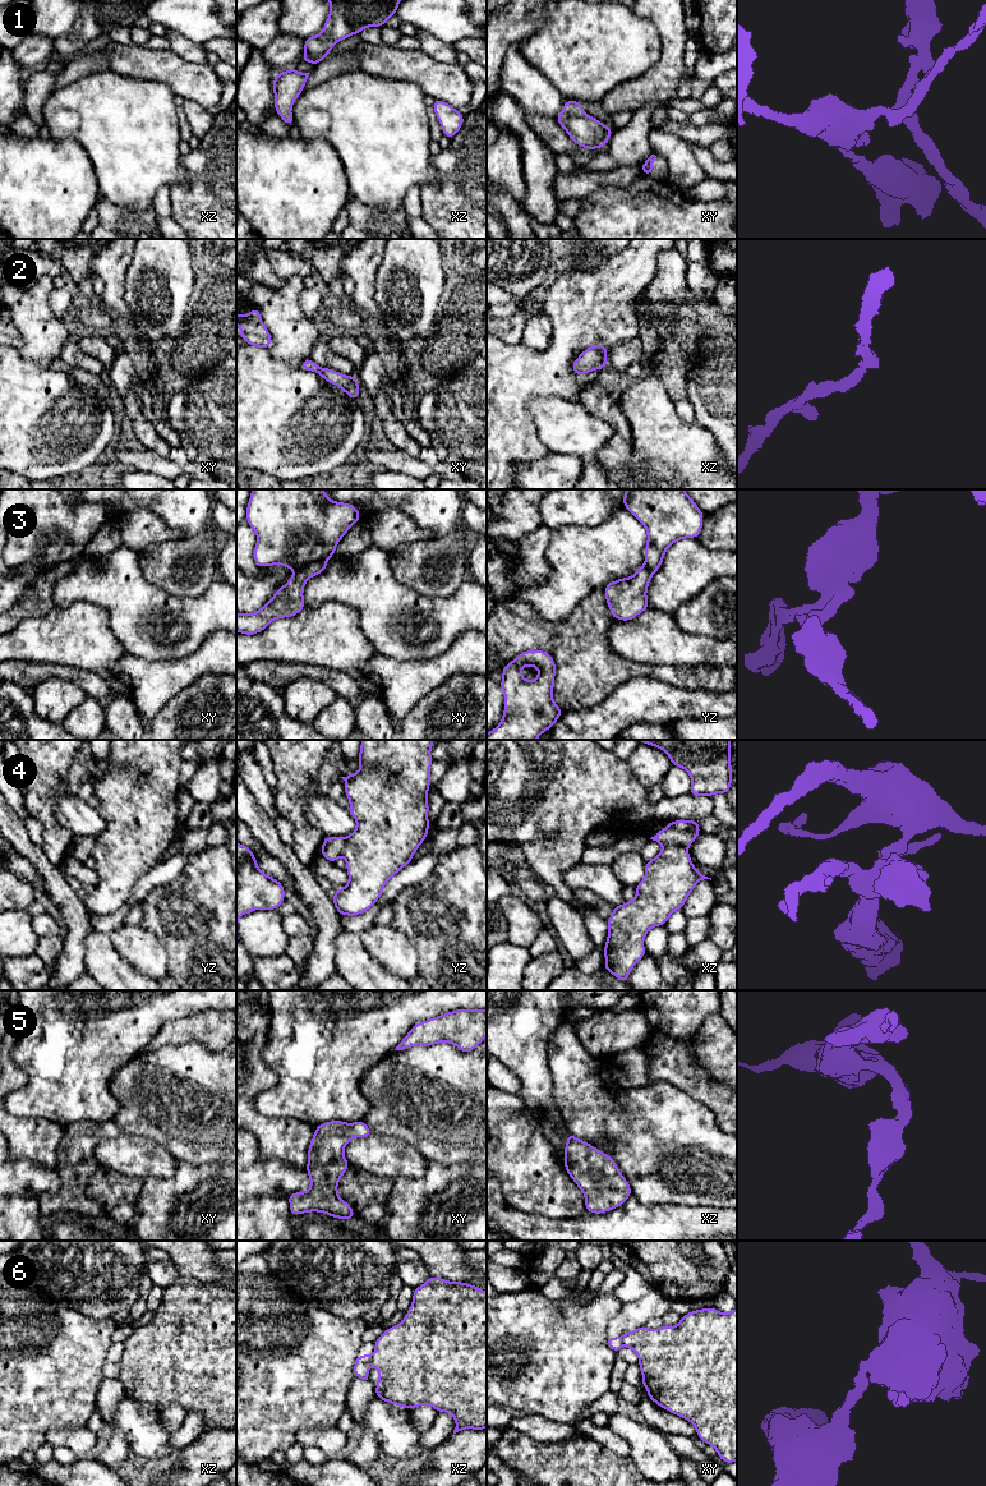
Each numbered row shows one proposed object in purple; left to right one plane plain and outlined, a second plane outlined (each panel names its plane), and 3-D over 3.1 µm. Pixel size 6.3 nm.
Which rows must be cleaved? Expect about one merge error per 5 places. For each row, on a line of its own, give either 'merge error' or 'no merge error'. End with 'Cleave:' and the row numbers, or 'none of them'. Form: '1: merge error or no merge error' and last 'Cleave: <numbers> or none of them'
1: no merge error
2: no merge error
3: merge error
4: merge error
5: no merge error
6: merge error
Cleave: 3, 4, 6

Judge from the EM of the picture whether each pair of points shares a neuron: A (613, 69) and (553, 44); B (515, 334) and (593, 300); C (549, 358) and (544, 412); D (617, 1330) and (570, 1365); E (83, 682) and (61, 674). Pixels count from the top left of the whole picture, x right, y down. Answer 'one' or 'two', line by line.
A: one
B: two
C: two
D: two
E: one

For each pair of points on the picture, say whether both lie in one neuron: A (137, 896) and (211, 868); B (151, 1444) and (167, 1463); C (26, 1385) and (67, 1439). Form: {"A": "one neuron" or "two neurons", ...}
{"A": "two neurons", "B": "two neurons", "C": "two neurons"}

